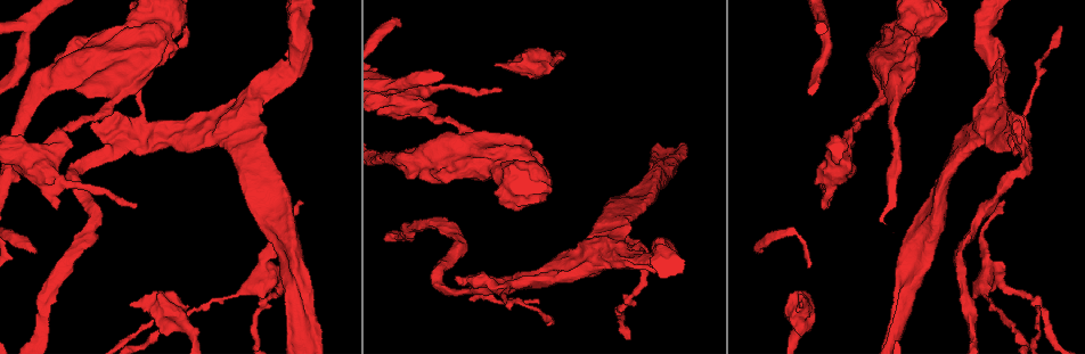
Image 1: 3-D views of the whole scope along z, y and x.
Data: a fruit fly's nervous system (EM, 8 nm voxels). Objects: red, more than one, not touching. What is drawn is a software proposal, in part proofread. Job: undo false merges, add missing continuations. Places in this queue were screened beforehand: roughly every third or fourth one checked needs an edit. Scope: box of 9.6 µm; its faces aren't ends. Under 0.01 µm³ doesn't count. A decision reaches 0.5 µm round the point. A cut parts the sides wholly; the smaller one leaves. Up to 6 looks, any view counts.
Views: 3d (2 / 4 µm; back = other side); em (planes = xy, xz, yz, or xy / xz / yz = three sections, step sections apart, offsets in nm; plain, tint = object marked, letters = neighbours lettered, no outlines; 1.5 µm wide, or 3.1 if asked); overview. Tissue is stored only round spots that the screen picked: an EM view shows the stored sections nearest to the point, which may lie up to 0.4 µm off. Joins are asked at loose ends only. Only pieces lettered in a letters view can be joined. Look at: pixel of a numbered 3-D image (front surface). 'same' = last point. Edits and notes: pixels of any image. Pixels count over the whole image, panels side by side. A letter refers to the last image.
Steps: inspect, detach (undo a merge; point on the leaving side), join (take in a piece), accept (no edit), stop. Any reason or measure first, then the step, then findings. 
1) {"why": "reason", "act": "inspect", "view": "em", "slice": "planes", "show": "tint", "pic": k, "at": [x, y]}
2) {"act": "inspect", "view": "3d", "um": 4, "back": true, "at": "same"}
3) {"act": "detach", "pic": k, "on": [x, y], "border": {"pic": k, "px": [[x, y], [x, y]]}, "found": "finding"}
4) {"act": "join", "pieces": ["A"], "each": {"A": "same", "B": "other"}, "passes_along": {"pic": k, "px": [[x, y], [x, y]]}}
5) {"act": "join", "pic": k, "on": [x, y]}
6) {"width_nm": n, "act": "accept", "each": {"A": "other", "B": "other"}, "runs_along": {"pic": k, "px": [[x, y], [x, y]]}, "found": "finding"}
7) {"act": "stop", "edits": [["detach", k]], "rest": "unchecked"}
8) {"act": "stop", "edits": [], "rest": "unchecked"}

{"act": "inspect", "view": "3d", "um": 4, "pic": 1, "at": [62, 138]}

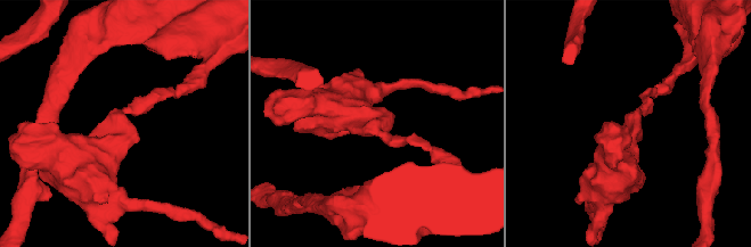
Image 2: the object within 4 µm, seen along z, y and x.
{"arm_widths_nm": [160, 480], "why": "now the EM", "act": "inspect", "view": "em", "slice": "yz", "step": 8, "show": "tint", "pic": 2, "at": [116, 127]}

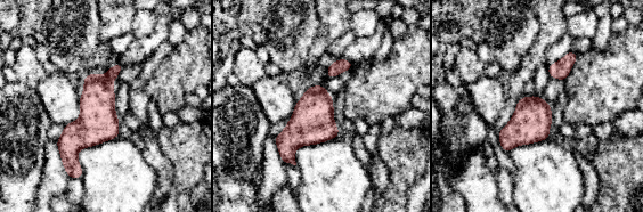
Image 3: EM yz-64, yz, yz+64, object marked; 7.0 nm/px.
{"act": "inspect", "view": "em", "slice": "yz", "step": 8, "show": "letters", "at": "same"}

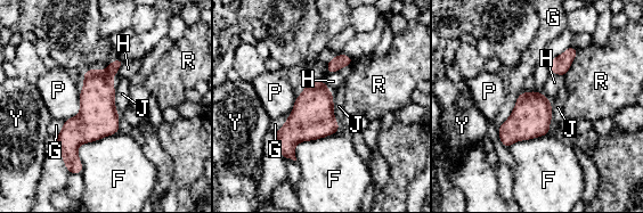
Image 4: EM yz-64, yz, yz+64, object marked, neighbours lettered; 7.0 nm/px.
{"act": "accept", "each": {"F": "other", "G": "other", "H": "other", "J": "other", "P": "other", "R": "other", "Y": "other"}, "border": {"pic": 4, "px": [[80, 92], [80, 112], [64, 121]]}, "found": "continuous, no second neuron"}

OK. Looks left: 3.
{"why": "long arm stops here", "act": "inspect", "view": "3d", "um": 2, "pic": 1, "at": [501, 90]}

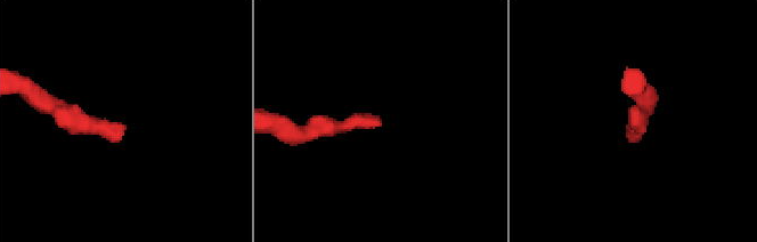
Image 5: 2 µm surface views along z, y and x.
{"act": "inspect", "view": "em", "slice": "planes", "show": "letters", "pic": 5, "at": [380, 121]}

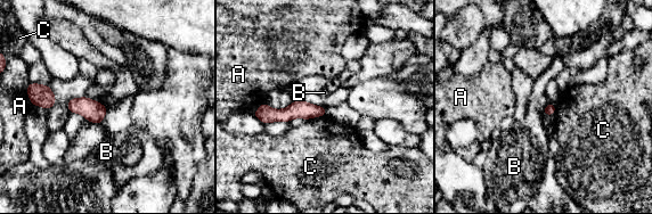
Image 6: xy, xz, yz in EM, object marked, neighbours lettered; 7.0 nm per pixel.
{"act": "accept", "each": {"A": "other", "B": "other", "C": "other"}, "runs_along": {"pic": 6, "px": [[323, 110], [258, 114]]}, "found": "none of them fits"}

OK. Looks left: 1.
{"why": "branch stops here", "act": "inspect", "view": "em", "slice": "planes", "show": "letters", "pic": 1, "at": [93, 124]}

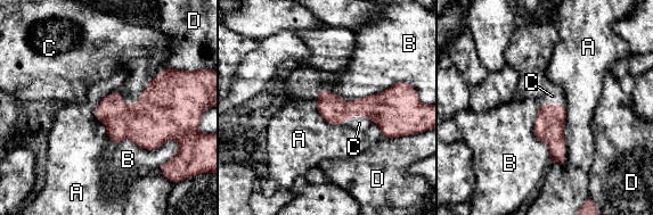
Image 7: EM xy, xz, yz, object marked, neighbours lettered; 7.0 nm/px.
{"act": "join", "pieces": ["C"], "each": {"A": "other", "B": "other", "C": "same", "D": "other"}, "passes_along": {"pic": 7, "px": [[171, 106], [137, 104], [133, 96]]}, "found": "it goes on there"}

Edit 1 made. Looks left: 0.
{"act": "stop", "edits": [["join", 7]], "rest": "unchecked"}

